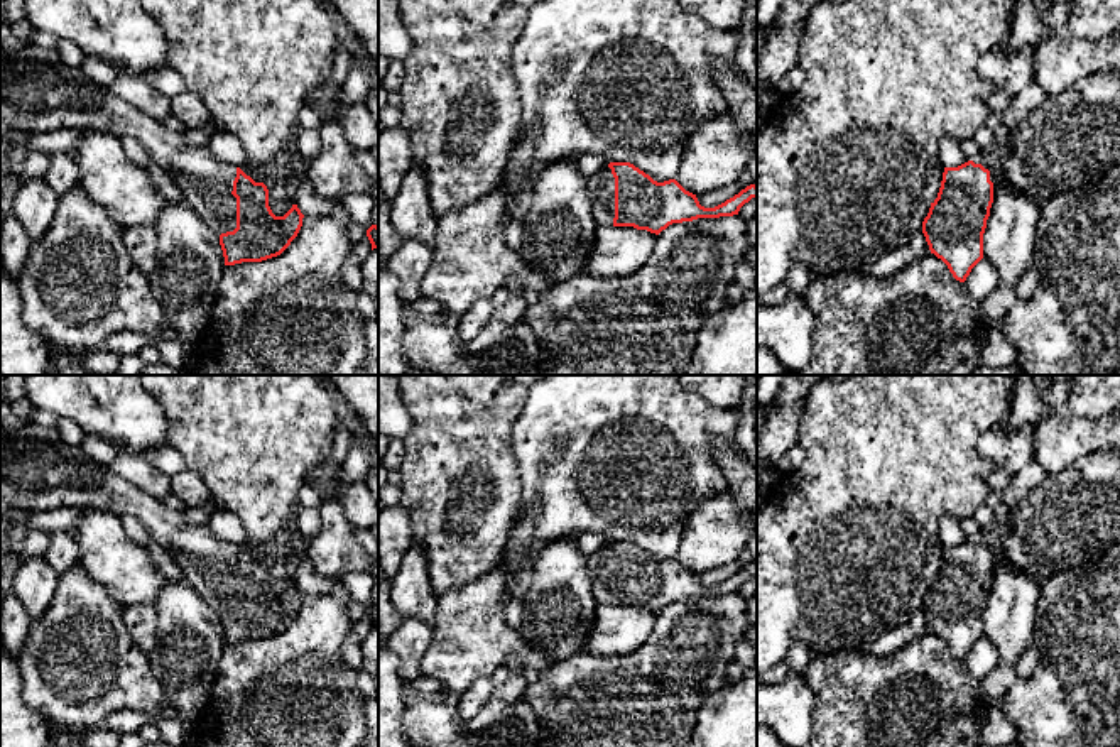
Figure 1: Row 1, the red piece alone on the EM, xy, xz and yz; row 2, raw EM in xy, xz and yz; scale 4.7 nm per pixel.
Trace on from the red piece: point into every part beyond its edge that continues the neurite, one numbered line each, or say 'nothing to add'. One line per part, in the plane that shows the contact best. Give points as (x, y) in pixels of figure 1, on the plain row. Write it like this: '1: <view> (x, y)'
1: xy (34, 477)

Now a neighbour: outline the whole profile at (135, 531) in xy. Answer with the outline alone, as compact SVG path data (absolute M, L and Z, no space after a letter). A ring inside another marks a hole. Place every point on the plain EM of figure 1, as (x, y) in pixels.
M127 514L127 515L120 515L120 521L128 534L128 537L135 543L135 544L140 544L144 548L149 546L149 534L145 531L145 527L139 522L137 517Z

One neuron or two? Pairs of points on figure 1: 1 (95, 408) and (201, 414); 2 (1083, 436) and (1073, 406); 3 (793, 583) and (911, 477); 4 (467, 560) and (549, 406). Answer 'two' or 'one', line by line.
1: two
2: two
3: one
4: two

